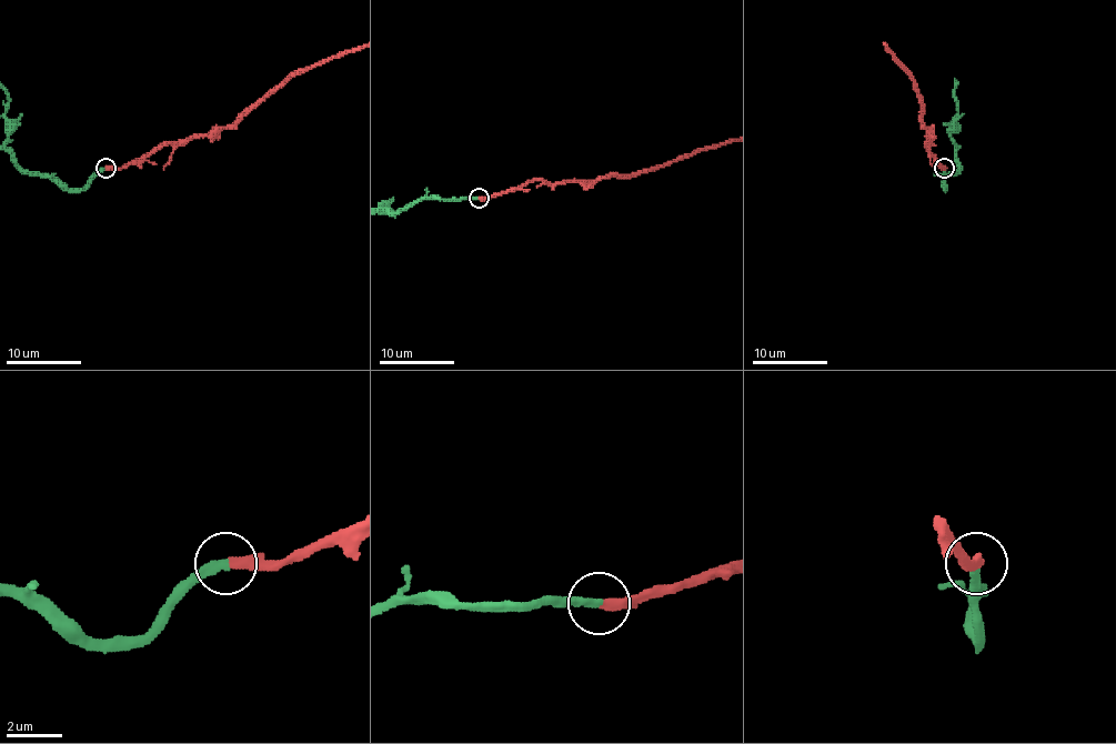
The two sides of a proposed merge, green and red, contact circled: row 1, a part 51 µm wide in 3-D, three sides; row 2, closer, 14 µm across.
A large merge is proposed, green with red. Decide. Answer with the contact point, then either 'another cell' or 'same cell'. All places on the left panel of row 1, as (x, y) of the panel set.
at (106, 168); same cell

